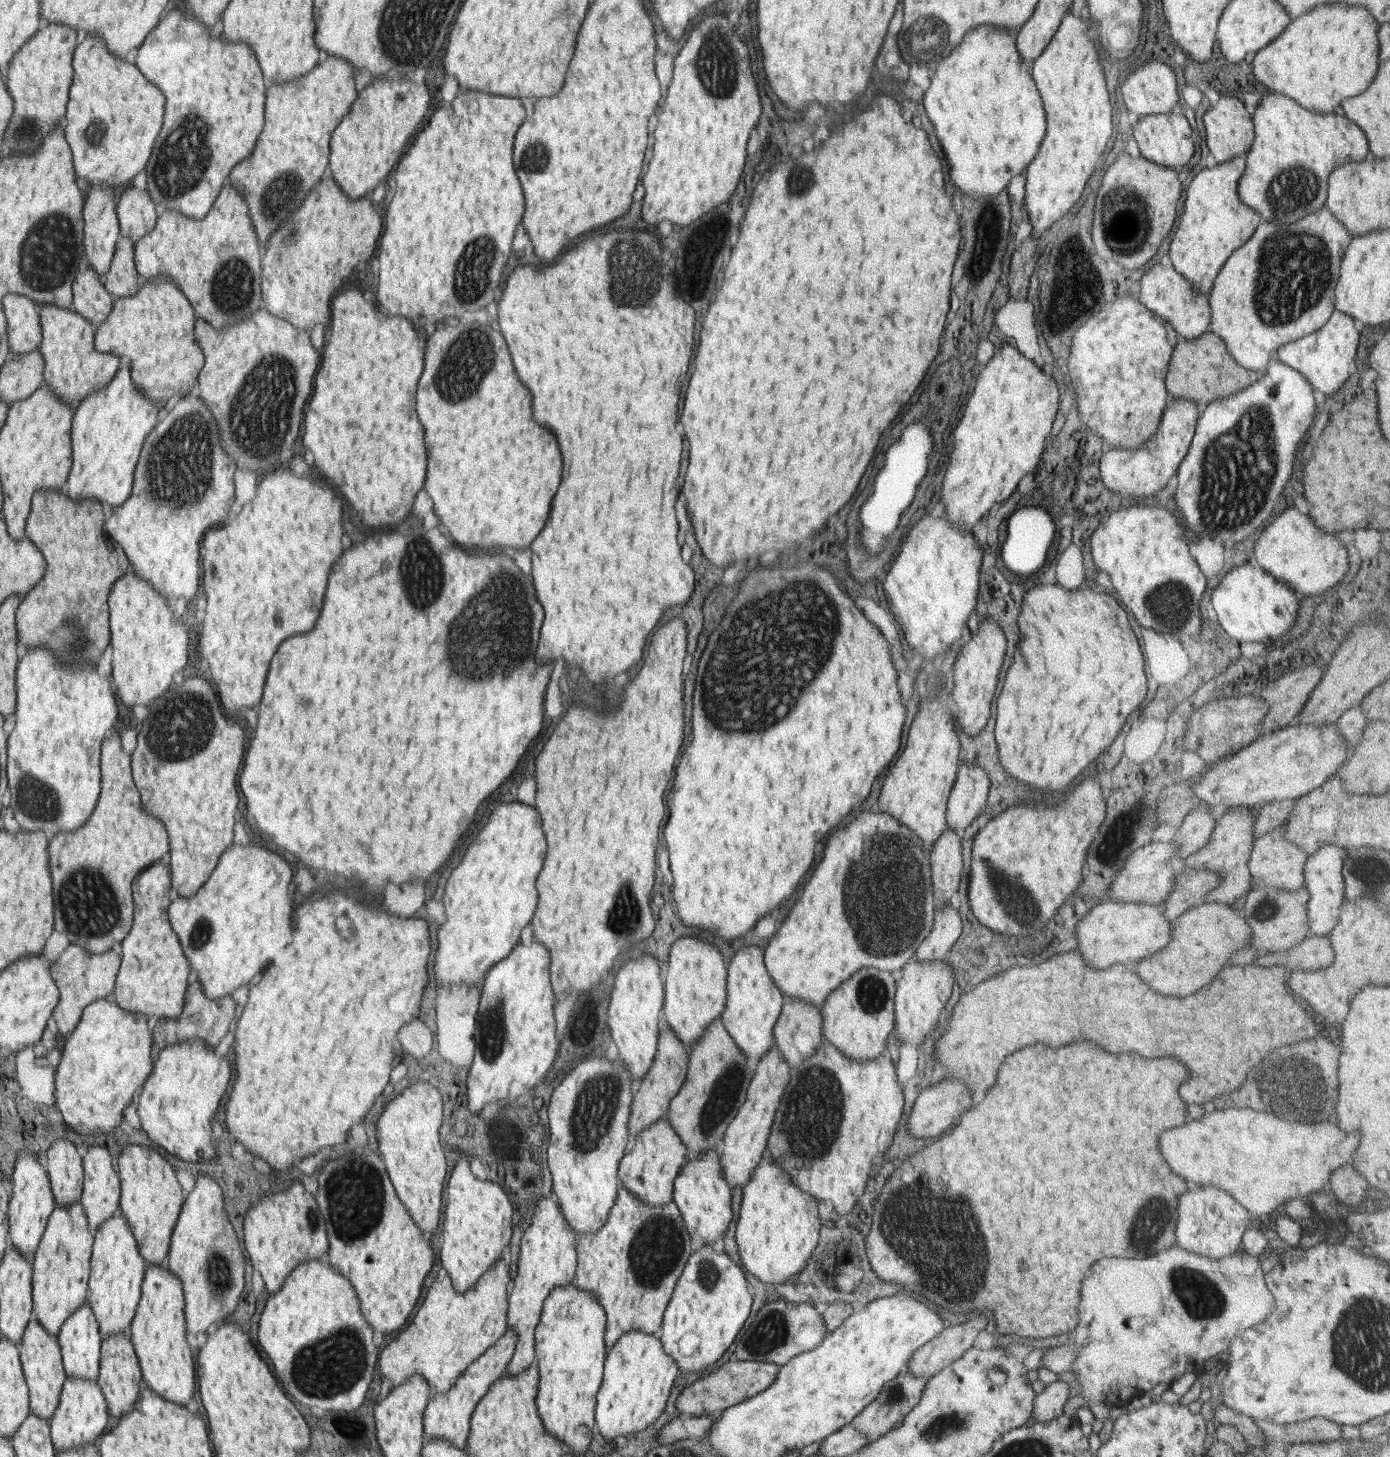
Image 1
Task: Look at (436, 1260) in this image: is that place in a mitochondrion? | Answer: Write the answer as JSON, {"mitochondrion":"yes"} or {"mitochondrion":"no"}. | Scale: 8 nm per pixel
{"mitochondrion":"no"}

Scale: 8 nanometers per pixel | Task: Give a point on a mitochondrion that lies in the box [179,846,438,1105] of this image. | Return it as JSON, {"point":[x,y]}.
{"point":[201,932]}

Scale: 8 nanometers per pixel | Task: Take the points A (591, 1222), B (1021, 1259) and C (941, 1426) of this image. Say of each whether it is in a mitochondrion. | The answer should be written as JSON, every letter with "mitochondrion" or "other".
{"A":"other","B":"other","C":"mitochondrion"}

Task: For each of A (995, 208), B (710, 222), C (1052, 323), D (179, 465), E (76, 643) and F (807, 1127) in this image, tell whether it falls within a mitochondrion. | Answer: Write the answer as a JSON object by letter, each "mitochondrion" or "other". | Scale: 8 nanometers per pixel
{"A":"mitochondrion","B":"other","C":"other","D":"mitochondrion","E":"mitochondrion","F":"mitochondrion"}

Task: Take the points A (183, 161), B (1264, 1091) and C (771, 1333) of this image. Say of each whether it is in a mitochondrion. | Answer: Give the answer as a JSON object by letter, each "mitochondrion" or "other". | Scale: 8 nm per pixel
{"A":"mitochondrion","B":"mitochondrion","C":"mitochondrion"}

